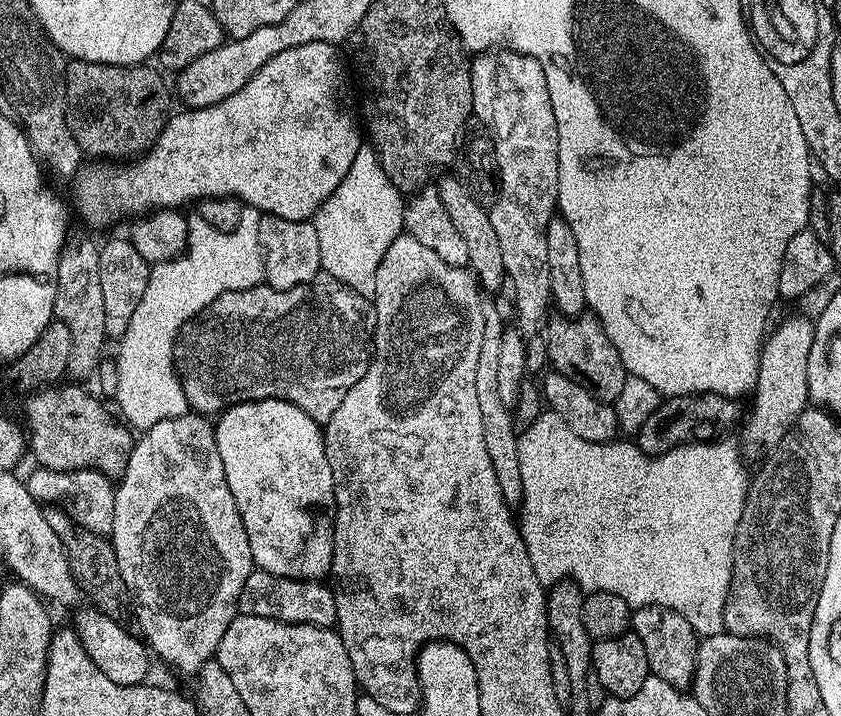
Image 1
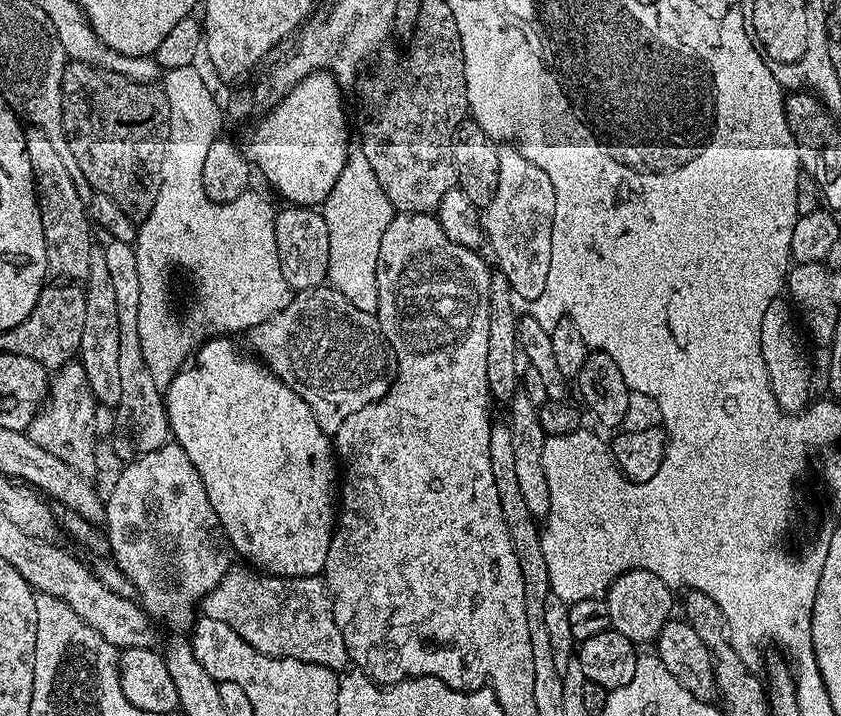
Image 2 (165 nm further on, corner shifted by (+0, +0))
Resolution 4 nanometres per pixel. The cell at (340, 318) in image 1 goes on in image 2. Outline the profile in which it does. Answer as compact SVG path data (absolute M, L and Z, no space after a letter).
M331 286L297 291L286 310L248 329L246 339L257 352L255 355L259 363L283 384L290 386L290 390L294 390L294 394L298 394L298 398L302 398L306 406L310 406L318 426L326 434L335 434L342 422L350 418L350 414L362 410L367 404L381 400L394 379L394 360L375 315L350 306L343 294Z

